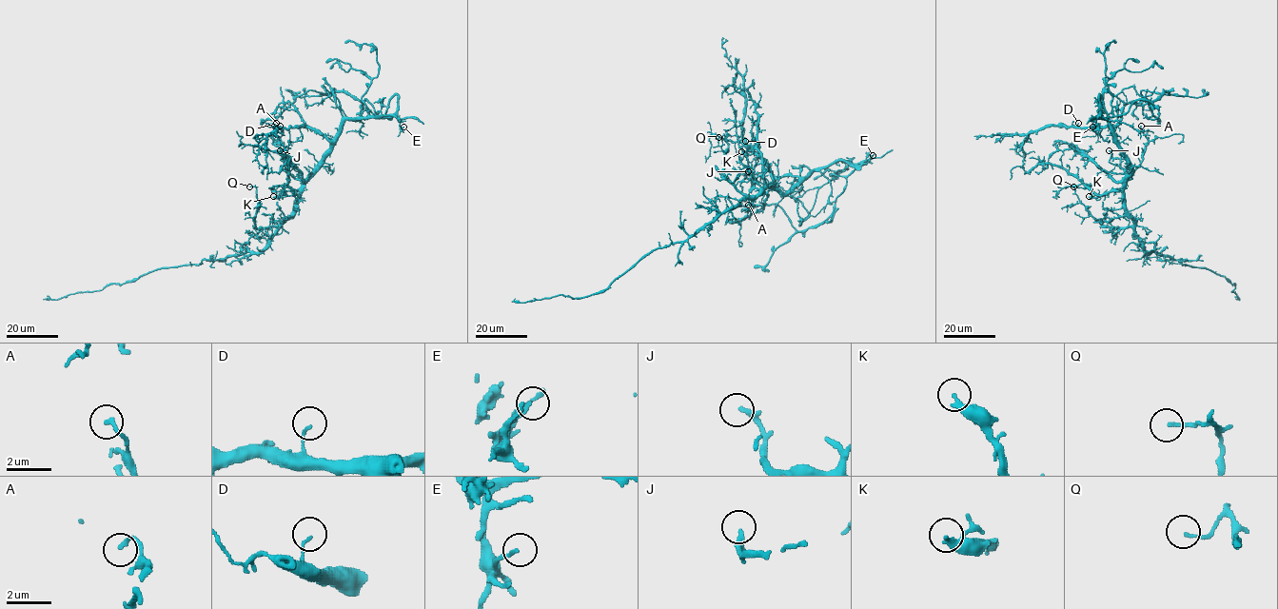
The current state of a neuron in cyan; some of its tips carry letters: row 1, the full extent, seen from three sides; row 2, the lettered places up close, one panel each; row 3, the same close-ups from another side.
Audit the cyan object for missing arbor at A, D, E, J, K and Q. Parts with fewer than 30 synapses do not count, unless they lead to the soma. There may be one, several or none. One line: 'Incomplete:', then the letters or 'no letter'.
Incomplete: no letter

